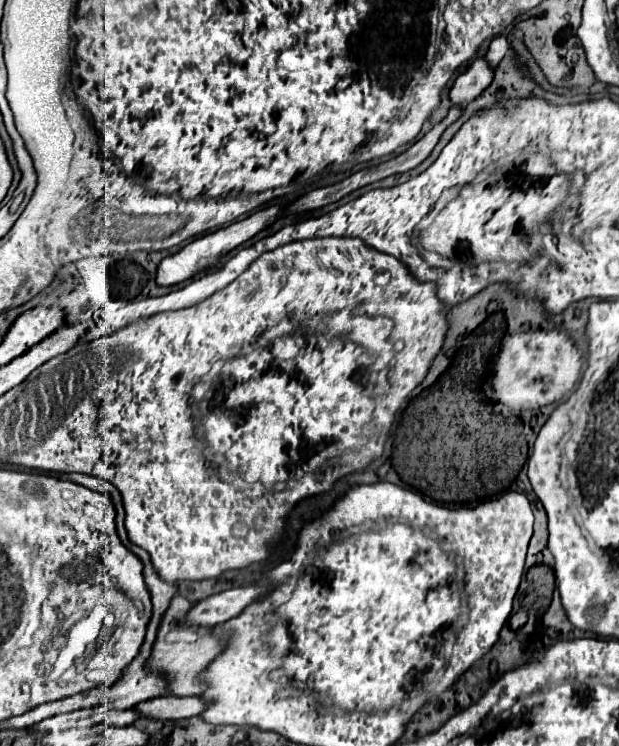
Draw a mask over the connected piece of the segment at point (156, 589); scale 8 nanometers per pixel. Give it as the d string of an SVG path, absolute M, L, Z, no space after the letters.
M143 559L141 563L143 563L145 585L147 585L149 593L151 593L153 605L169 605L171 597L175 595L175 587L169 585L169 583L163 583L163 581L159 579L159 575L155 573L155 569L153 569L153 565L151 565L149 559Z

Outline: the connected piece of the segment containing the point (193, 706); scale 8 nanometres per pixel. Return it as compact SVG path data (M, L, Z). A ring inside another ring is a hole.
M155 697L151 701L143 701L143 705L135 705L135 711L139 715L149 719L185 719L195 717L205 709L203 701L199 697Z

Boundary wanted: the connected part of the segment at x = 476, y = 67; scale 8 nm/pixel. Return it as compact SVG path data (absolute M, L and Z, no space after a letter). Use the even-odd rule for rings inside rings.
M475 59L469 69L457 77L455 85L451 87L451 101L453 105L467 105L471 103L485 87L489 87L493 79L493 69L487 65L485 59Z

